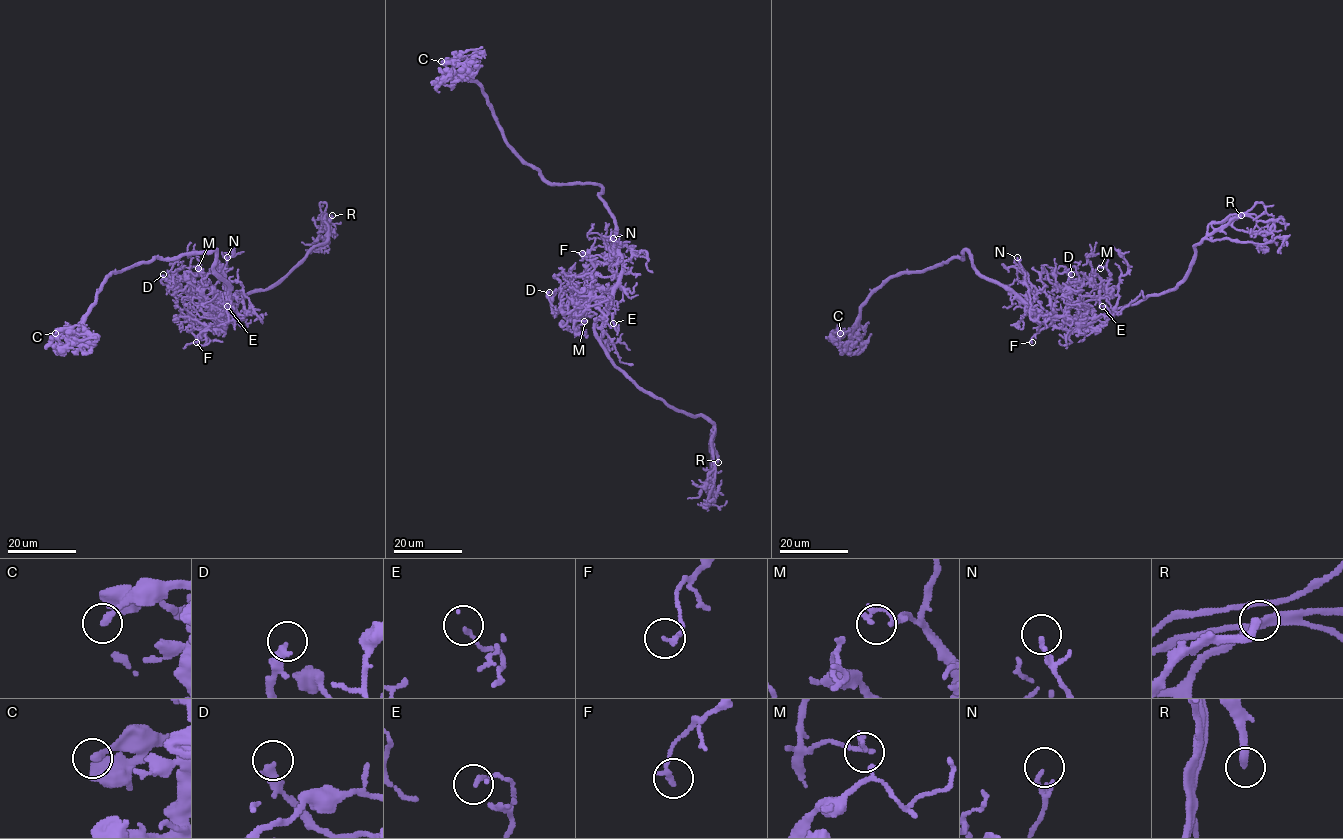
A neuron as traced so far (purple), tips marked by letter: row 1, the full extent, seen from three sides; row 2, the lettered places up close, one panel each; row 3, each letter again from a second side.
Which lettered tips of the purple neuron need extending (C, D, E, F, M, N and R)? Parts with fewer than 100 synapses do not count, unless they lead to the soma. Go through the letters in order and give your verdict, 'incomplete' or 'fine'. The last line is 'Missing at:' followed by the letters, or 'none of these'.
C: fine
D: fine
E: fine
F: fine
M: fine
N: fine
R: incomplete
Missing at: R

